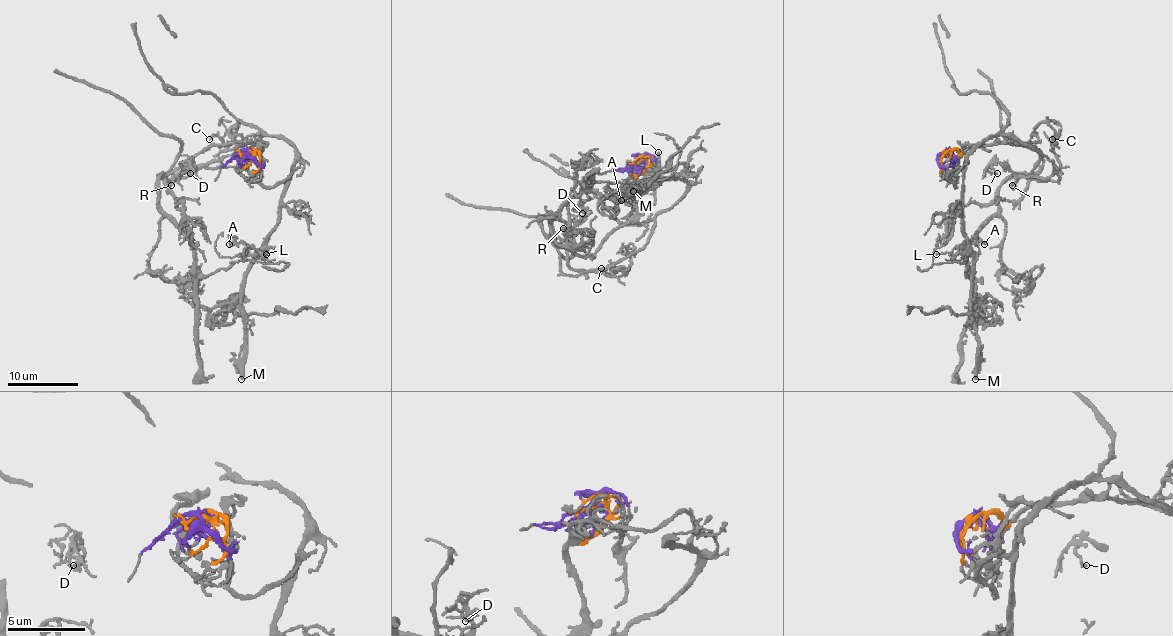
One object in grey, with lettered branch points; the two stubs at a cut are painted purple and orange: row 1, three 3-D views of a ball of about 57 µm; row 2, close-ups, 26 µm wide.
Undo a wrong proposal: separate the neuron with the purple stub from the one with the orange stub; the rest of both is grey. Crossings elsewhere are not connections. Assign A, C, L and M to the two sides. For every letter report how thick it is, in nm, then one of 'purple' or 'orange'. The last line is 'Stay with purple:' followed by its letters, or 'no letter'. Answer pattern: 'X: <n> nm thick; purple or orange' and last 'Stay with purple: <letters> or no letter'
A: 170 nm thick; purple
C: 180 nm thick; orange
L: 160 nm thick; purple
M: 380 nm thick; purple
Stay with purple: A, L, M

